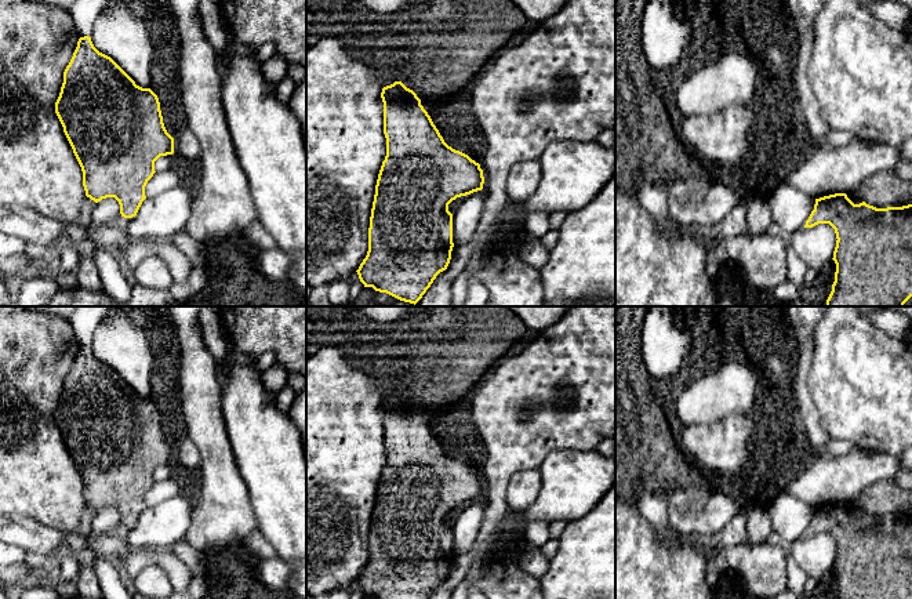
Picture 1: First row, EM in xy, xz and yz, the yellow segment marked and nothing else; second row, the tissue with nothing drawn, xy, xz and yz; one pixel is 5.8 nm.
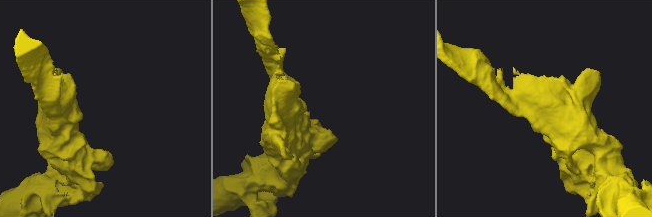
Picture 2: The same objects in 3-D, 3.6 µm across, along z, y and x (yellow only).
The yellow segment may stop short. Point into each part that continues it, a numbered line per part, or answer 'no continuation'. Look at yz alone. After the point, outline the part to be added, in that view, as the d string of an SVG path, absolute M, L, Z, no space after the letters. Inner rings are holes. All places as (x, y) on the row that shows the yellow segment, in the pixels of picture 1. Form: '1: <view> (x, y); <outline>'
no continuation

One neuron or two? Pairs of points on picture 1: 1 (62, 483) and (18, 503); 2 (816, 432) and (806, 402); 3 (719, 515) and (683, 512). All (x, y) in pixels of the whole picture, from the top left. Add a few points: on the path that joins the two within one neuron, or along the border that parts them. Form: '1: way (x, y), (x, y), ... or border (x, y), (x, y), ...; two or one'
1: way (51, 483), (37, 483), (29, 492); one
2: way (813, 425), (807, 409); one
3: way (711, 512), (691, 512); one

